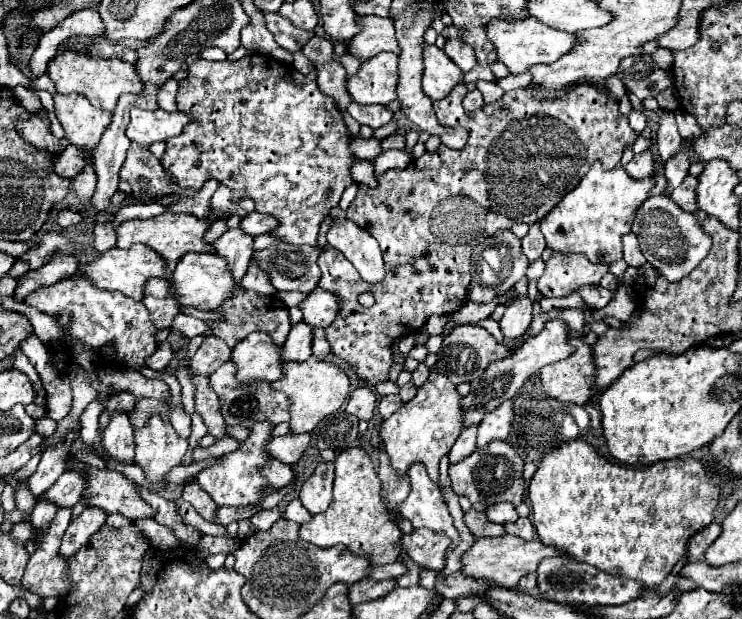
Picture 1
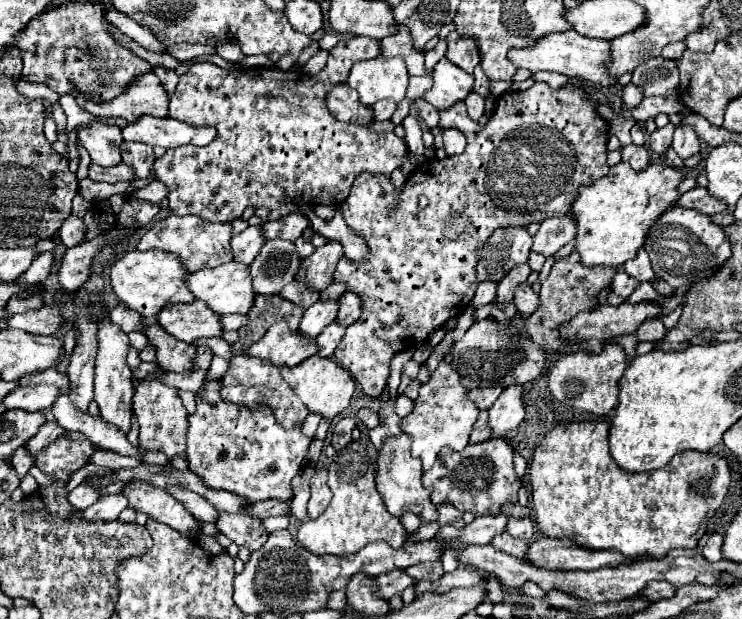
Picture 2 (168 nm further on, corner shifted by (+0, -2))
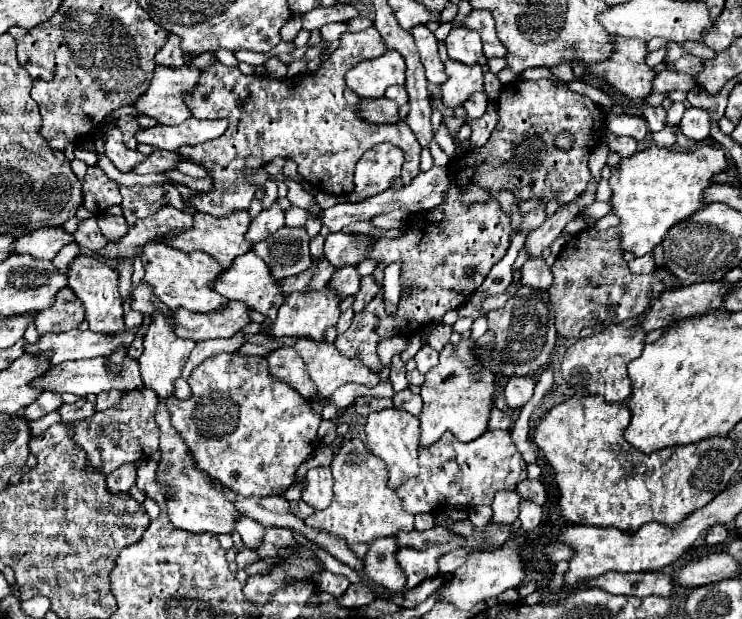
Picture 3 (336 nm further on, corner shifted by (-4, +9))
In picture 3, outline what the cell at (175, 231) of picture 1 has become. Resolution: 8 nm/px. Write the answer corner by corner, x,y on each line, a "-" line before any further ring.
196,212
194,214
194,224
192,228
184,228
184,230
172,230
170,234
166,236
160,236
158,240
160,242
166,242
174,248
180,248
184,252
192,252
192,250
202,250
206,254
210,254
212,258
216,258
216,262
222,266
222,268
228,268
228,264
232,264
232,260
244,252
248,252
252,248
252,244
246,242
244,234
248,230
248,224
250,224
250,216
248,212
236,212
232,216
226,216
226,218
214,218
214,216
208,216
204,212

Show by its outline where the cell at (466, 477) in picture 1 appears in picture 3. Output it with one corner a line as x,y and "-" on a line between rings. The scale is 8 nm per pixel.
486,430
480,438
462,444
446,432
436,444
420,448
420,476
408,480
396,494
410,514
432,512
440,506
474,508
492,504
498,490
514,490
526,478
526,462
510,438
508,430

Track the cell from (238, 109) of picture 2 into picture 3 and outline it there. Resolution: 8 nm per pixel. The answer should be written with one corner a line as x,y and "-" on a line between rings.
370,26
368,30
362,30
362,32
342,34
340,46
336,48
336,52
332,52
332,56
328,60
324,60
316,72
306,72
306,74
300,74
294,78
278,80
272,76
258,76
258,74
246,76
236,66
224,66
220,62
214,62
214,64
202,68
194,90
184,92
184,104
196,118
226,118
228,130
216,140
178,148
180,156
204,166
210,172
212,182
214,182
210,192
196,192
194,196
190,196
186,200
190,204
190,208
194,208
198,212
208,212
218,218
240,212
240,210
248,210
252,204
252,198
254,198
254,190
256,190
256,186
248,180
248,172
264,168
274,158
294,160
298,164
298,174
314,188
334,194
334,196
348,196
348,192
352,192
352,188
354,188
352,176
354,176
354,166
356,166
358,158
380,142
390,142
390,144
402,148
405,160
401,178
404,186
408,185
408,180
412,180
412,176
416,176
420,172
418,164
420,164
420,150
422,150
412,128
408,128
408,124
404,124
404,122
370,124
370,122
358,118
358,112
356,112
358,96
356,96
356,92
352,92
346,86
346,80
344,80
344,74
348,72
348,68
352,64
358,64
360,60
370,60
370,58
382,56
384,52
386,52
386,44
380,38
380,32
376,30
376,26

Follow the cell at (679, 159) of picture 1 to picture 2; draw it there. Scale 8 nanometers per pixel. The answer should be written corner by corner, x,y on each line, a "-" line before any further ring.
680,125
674,131
674,141
672,141
672,149
682,157
690,157
694,153
700,151
700,137
696,135
692,125

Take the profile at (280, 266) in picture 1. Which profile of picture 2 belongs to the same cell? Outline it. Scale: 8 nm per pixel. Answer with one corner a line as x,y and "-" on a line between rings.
328,241
324,247
318,247
310,257
302,259
296,281
312,285
316,291
324,291
328,285
334,283
332,275
340,257
344,257
342,245
338,241

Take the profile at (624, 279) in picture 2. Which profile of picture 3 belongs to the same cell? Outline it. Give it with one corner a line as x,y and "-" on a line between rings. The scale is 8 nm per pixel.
648,254
648,256
642,256
642,258
634,258
630,264
630,270
634,272
634,274
652,274
654,272
654,260
652,260
652,254

